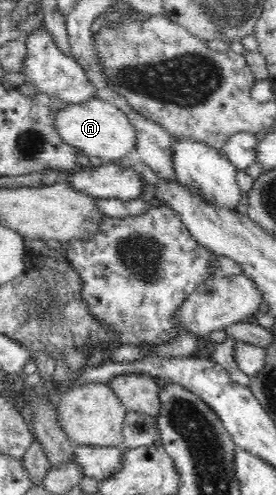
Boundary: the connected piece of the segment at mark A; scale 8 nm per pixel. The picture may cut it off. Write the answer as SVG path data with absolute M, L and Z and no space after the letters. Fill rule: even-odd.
M96 97L78 104L67 104L60 110L56 109L54 125L65 143L76 147L87 156L100 157L104 163L125 156L135 157L137 138L128 117L117 106Z

